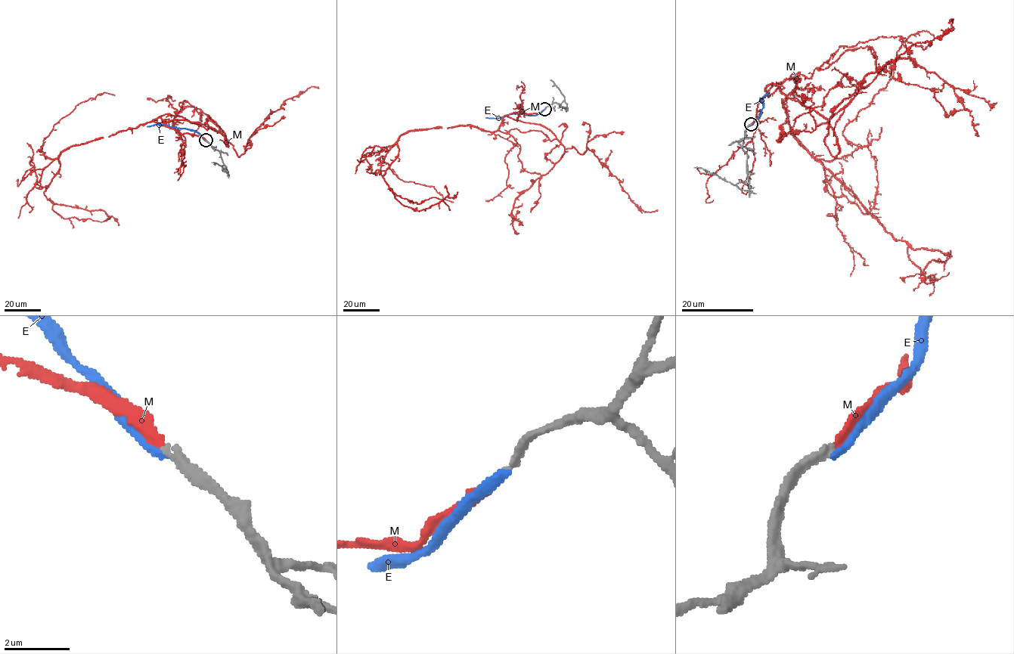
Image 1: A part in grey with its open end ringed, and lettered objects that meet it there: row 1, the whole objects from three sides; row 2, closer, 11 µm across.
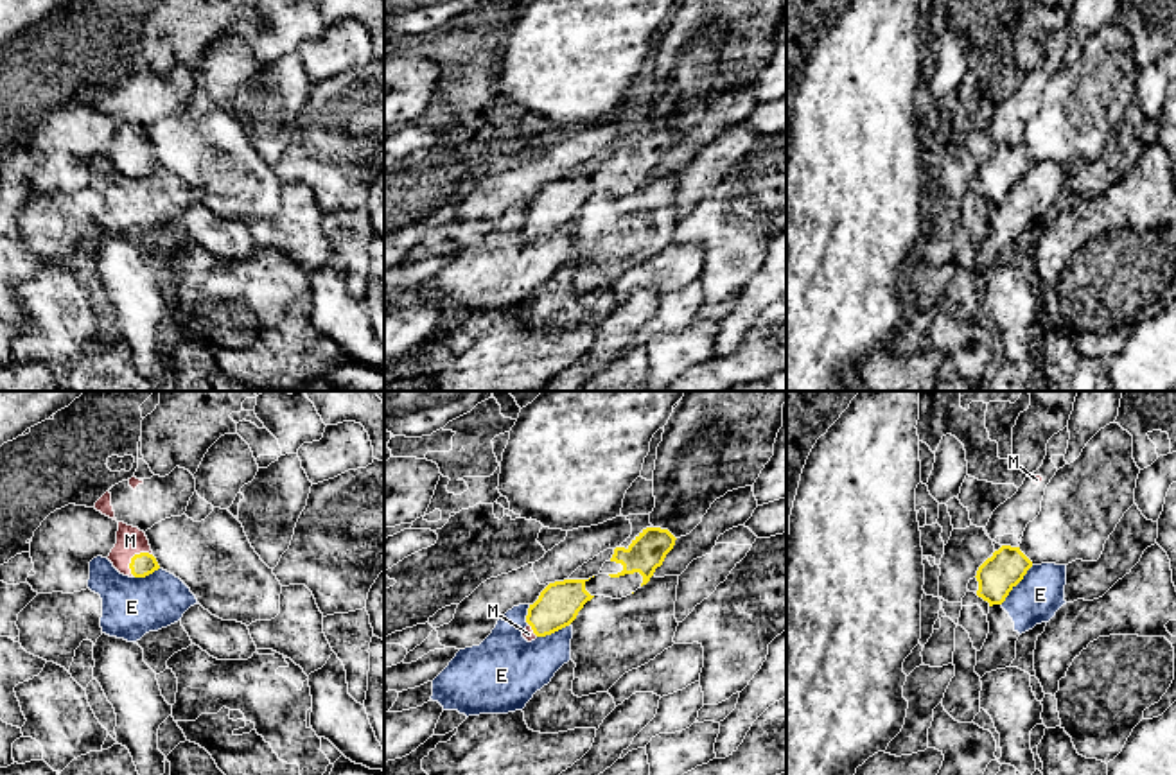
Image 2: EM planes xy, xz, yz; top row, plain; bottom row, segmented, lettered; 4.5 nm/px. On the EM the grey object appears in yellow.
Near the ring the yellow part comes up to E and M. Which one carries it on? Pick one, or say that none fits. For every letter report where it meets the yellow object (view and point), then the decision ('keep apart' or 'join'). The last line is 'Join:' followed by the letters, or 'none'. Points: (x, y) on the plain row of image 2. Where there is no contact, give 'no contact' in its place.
E: contact yz (1017, 182); keep apart
M: contact xy (133, 155); join
Join: M

